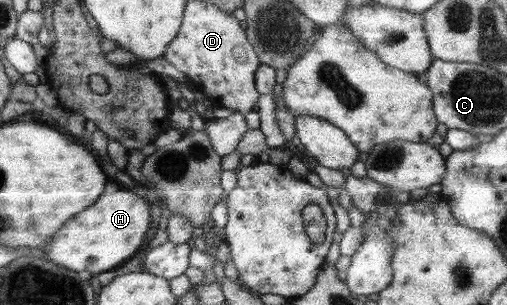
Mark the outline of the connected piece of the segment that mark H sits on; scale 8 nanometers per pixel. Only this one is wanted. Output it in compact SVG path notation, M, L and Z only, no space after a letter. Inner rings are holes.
M120 188L111 194L101 194L94 204L74 215L51 237L45 245L45 257L61 268L71 271L102 273L113 271L113 267L131 259L131 256L146 241L146 233L151 225L149 202L143 194L133 189Z

